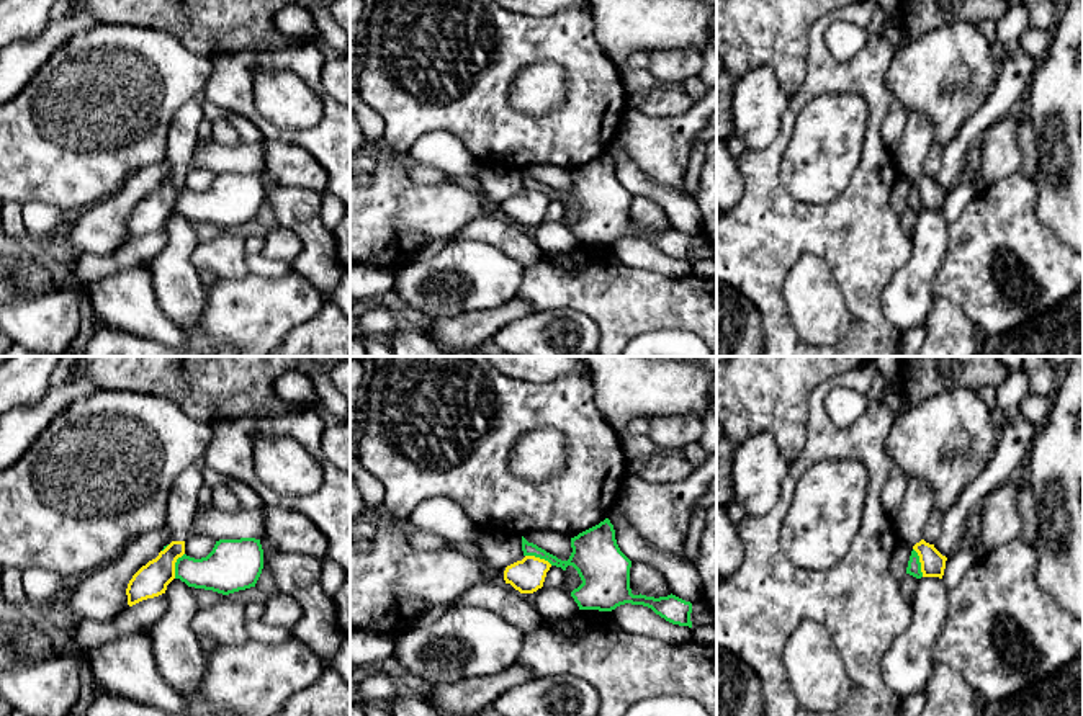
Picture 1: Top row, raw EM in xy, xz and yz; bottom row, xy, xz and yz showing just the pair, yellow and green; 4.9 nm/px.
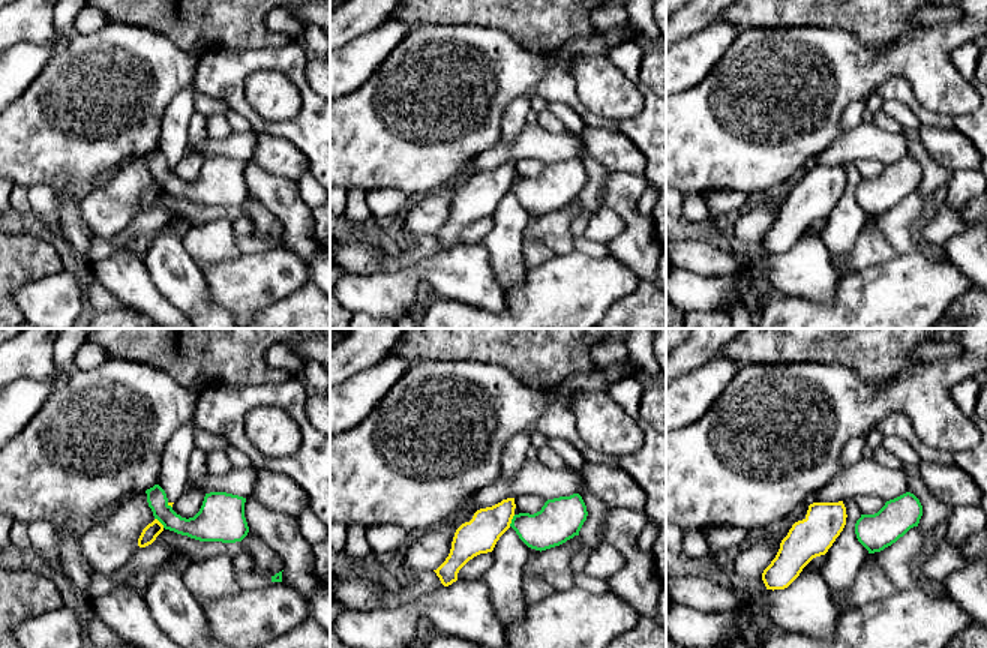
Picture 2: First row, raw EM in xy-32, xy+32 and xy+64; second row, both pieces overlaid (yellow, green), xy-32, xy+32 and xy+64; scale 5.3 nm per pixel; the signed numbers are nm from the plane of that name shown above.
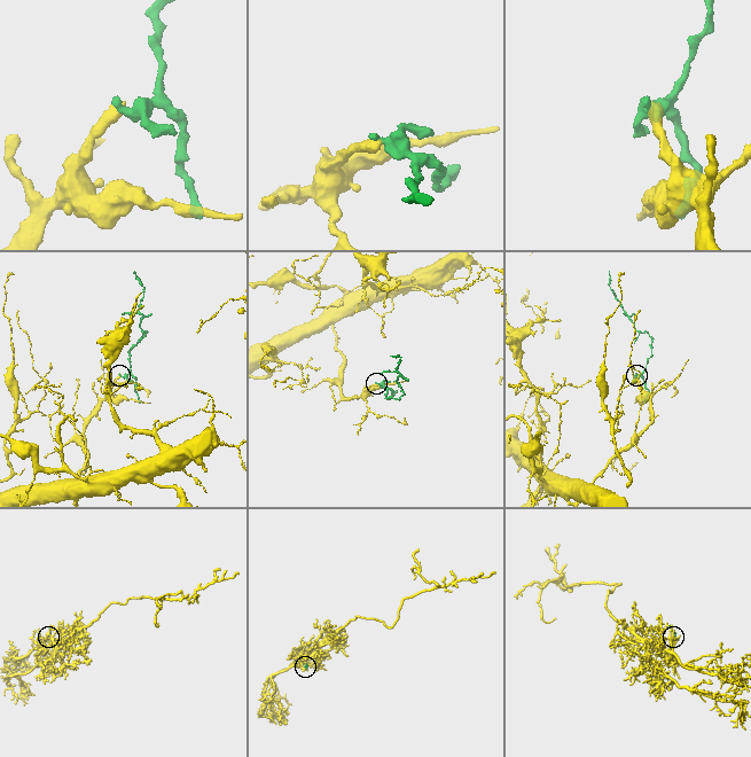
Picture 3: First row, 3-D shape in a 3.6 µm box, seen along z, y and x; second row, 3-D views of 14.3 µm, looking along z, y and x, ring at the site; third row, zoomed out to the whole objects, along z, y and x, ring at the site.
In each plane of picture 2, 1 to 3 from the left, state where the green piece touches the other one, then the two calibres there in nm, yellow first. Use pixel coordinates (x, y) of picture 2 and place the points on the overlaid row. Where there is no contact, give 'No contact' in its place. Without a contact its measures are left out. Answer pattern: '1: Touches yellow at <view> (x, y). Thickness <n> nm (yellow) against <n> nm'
1: Touches yellow at xy-32 (159, 522). Thickness 90 nm (yellow) against 170 nm
2: Touches yellow at xy+32 (510, 521). Thickness 190 nm (yellow) against 220 nm
3: No contact

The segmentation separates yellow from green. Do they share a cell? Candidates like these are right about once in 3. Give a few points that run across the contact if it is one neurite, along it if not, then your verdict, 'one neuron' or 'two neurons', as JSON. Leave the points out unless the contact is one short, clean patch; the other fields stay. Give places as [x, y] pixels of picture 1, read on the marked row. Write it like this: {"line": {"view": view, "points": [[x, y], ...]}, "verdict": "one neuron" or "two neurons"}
{"line": {"view": "yz", "points": [[913, 548], [923, 576]]}, "verdict": "two neurons"}

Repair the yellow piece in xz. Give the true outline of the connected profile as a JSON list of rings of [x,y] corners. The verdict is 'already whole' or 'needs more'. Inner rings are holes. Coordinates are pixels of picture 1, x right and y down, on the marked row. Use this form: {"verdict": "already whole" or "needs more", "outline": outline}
{"verdict": "already whole", "outline": [[[525,556],[506,567],[504,580],[510,584],[520,593],[533,593],[543,587],[546,572],[551,564],[535,556]]]}

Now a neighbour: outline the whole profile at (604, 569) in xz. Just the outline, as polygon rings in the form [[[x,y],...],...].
[[[609,518],[571,538],[573,553],[568,561],[546,553],[522,536],[524,556],[535,556],[566,571],[573,566],[582,584],[571,592],[579,610],[612,611],[620,605],[643,605],[666,621],[692,628],[692,603],[676,595],[633,595],[630,588],[631,561],[620,551]]]

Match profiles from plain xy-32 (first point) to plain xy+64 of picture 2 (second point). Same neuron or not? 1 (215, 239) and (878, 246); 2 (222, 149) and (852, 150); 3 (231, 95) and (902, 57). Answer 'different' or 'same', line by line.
1: different
2: same
3: different

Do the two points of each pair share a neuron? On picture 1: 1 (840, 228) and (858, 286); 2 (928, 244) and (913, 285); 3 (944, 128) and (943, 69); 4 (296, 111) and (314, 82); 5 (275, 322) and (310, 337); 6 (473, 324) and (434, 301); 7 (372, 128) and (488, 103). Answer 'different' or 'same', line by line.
1: same
2: same
3: same
4: different
5: different
6: different
7: different

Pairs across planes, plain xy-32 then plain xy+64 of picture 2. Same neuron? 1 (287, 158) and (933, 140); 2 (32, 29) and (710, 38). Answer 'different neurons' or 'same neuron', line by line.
1: same neuron
2: different neurons

